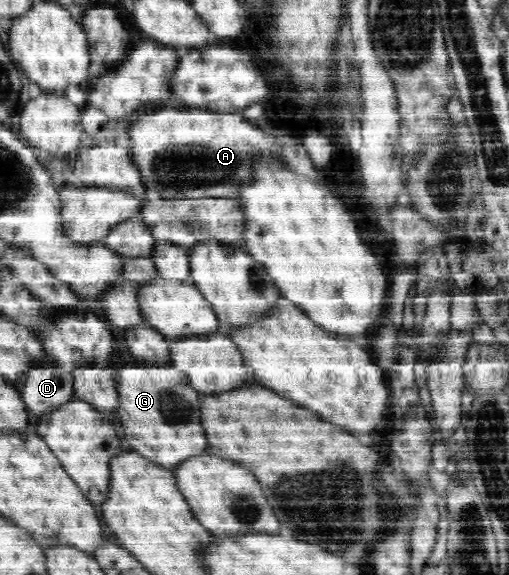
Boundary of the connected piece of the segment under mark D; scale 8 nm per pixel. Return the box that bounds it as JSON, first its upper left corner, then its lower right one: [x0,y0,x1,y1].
[18,364,74,416]

